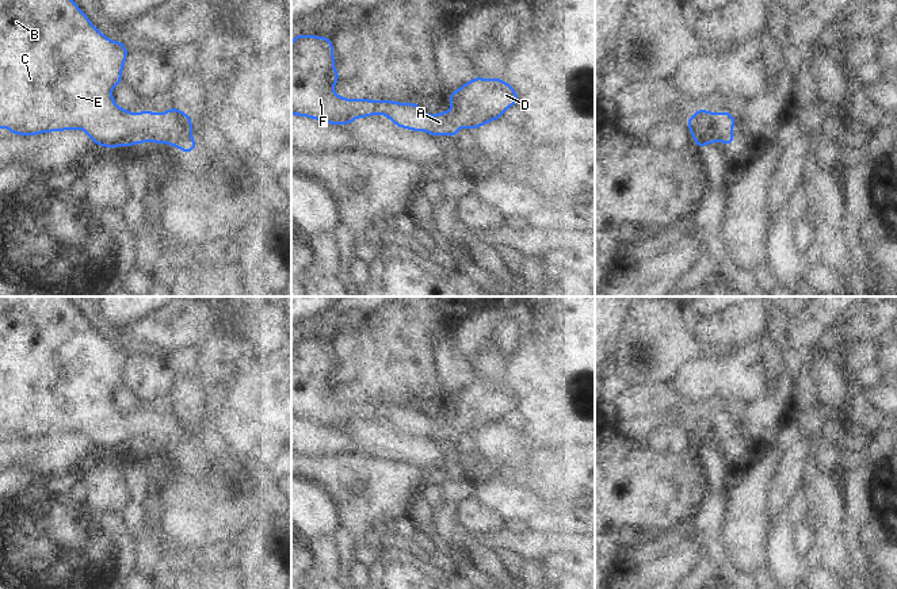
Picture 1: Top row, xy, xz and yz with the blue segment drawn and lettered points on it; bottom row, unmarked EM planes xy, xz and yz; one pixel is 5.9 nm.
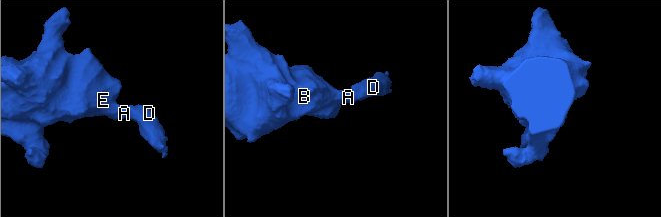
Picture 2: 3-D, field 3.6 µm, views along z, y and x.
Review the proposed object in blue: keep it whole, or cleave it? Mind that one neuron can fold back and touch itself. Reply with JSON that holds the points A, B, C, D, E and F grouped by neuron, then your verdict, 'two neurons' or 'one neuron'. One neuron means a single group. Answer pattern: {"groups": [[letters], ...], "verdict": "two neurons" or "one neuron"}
{"groups": [["A", "B", "C", "D", "E", "F"]], "verdict": "one neuron"}

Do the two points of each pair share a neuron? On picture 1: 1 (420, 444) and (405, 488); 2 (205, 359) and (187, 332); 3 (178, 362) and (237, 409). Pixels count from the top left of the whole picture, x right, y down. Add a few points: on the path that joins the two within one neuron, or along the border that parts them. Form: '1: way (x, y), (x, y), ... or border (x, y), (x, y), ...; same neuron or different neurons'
1: border (382, 459), (404, 461), (426, 471); different neurons
2: border (218, 332), (189, 345), (179, 347), (170, 354); different neurons
3: way (197, 362), (209, 362), (237, 390); same neuron

